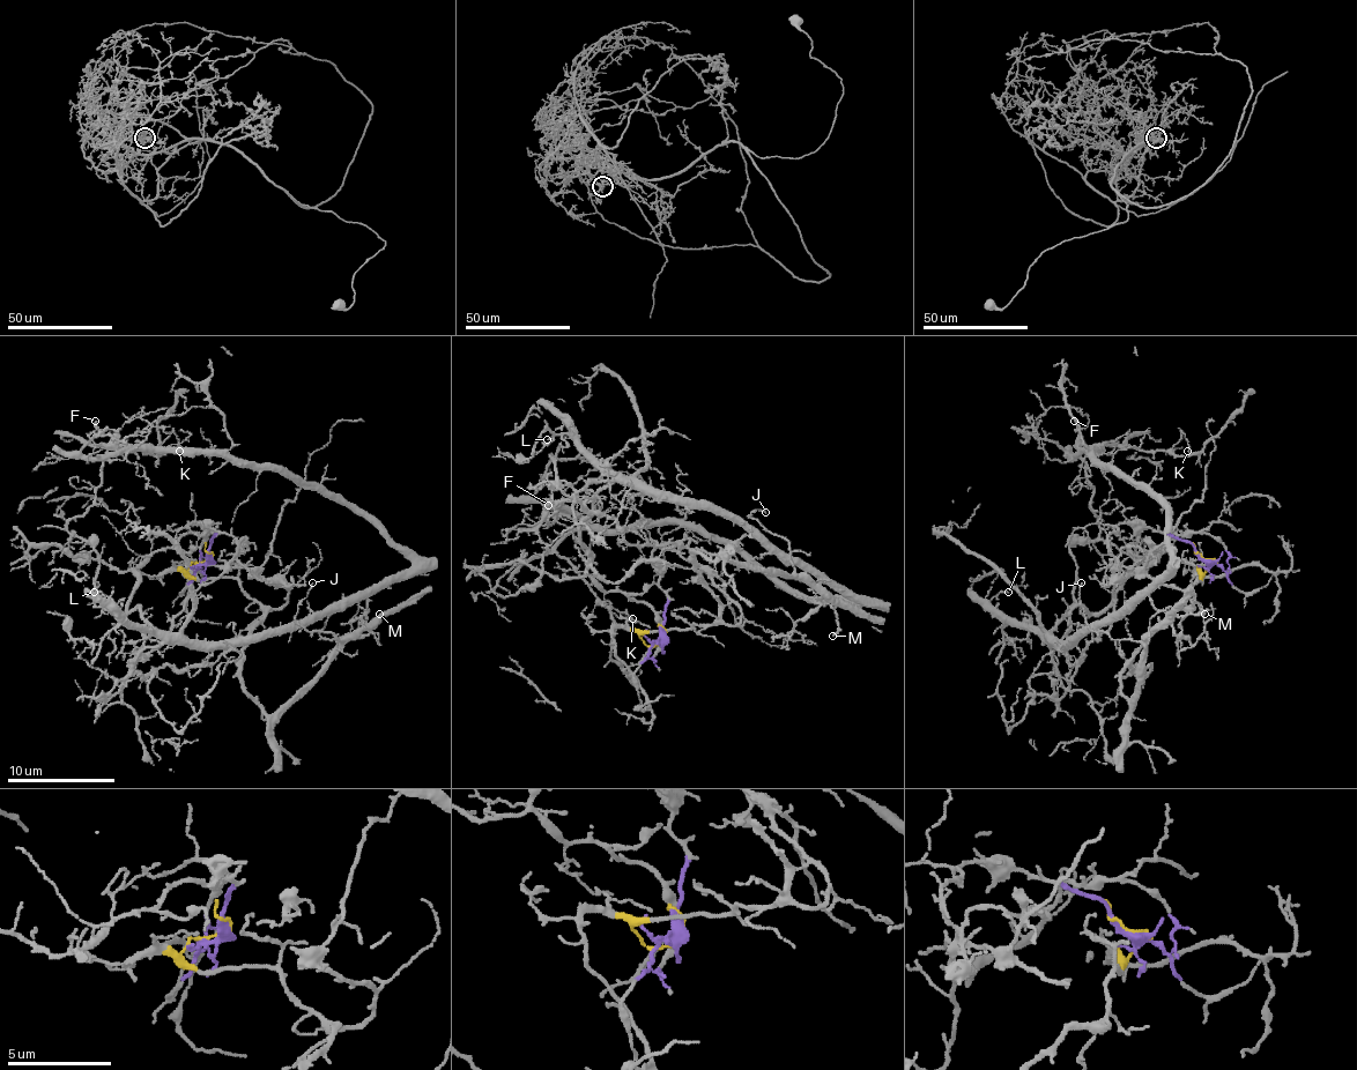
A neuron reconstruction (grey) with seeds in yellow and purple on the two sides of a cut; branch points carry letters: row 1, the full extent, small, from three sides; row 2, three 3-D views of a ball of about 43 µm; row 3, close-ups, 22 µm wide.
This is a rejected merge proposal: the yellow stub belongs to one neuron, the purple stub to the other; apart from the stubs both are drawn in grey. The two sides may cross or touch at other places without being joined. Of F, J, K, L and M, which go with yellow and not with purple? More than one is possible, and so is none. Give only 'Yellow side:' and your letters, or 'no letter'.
Yellow side: J, M

